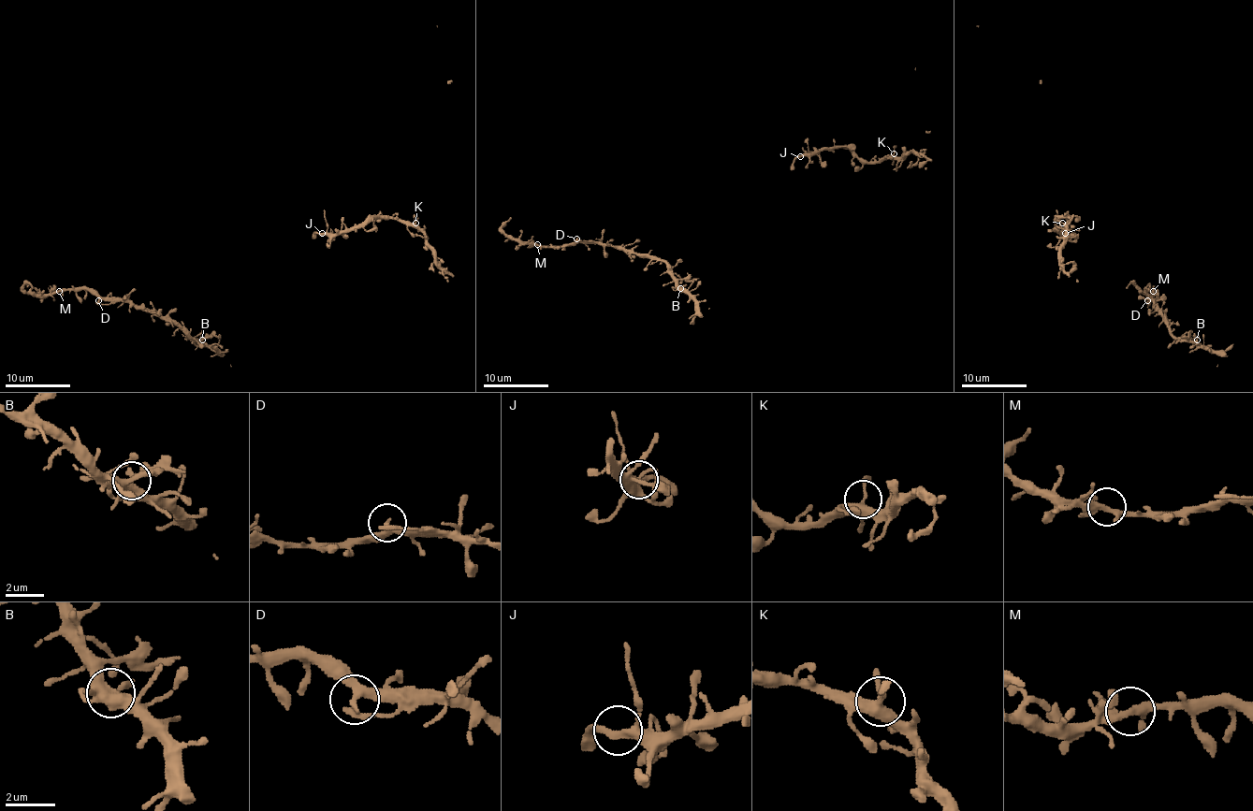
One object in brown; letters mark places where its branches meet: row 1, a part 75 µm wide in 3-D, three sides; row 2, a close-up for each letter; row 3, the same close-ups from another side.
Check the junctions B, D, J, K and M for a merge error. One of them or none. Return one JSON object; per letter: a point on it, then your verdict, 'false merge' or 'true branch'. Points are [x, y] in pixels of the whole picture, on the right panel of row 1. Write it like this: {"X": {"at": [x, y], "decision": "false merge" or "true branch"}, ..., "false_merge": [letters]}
{"B": {"at": [1197, 340], "decision": "true branch"}, "D": {"at": [1147, 300], "decision": "true branch"}, "J": {"at": [1065, 233], "decision": "true branch"}, "K": {"at": [1062, 223], "decision": "true branch"}, "M": {"at": [1153, 291], "decision": "true branch"}, "false_merge": []}

